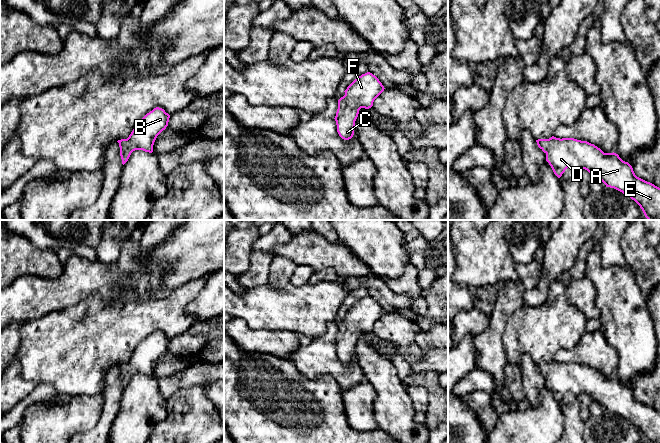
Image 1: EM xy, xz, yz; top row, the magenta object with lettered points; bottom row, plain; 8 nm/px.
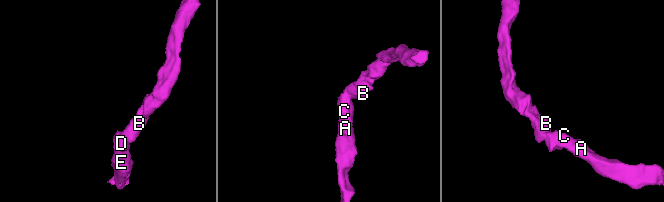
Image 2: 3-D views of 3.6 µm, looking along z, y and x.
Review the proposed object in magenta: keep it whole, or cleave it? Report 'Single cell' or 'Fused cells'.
Single cell

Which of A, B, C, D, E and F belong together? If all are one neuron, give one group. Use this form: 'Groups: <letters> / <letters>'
Groups: A B C D E F

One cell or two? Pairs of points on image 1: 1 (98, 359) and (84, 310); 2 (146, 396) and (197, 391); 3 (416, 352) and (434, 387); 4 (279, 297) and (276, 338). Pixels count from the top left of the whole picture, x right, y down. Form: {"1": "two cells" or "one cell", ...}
{"1": "one cell", "2": "two cells", "3": "one cell", "4": "two cells"}

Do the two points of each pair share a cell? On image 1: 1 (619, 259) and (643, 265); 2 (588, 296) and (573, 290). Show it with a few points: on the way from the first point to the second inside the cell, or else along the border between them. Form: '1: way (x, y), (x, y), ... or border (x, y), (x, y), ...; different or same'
1: border (621, 238), (621, 252), (626, 264); different
2: way (584, 296), (577, 291); same

